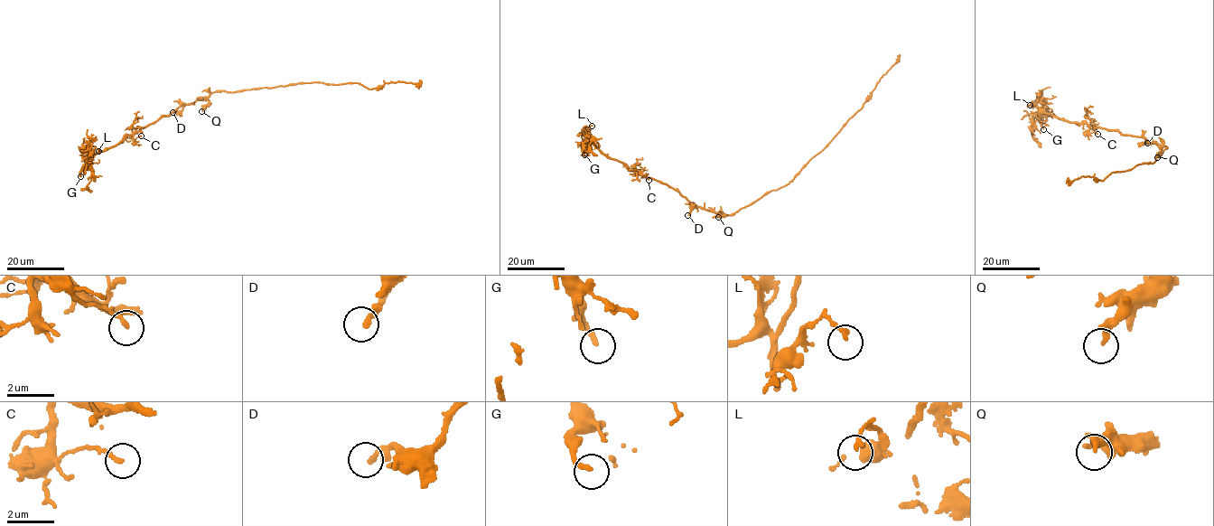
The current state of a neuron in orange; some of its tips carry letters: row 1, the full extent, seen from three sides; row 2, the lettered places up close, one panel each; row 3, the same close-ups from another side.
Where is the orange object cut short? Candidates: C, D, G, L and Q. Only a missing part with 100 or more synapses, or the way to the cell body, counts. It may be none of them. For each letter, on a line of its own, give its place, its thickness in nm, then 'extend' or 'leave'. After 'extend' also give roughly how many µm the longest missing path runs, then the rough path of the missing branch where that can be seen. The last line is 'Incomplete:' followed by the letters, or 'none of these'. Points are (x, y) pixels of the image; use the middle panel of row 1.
C: place (649, 180); calibre 180 nm; leave
D: place (687, 215); calibre 200 nm; leave
G: place (584, 154); calibre 220 nm; leave
L: place (592, 126); calibre 170 nm; leave
Q: place (718, 217); calibre 200 nm; leave
Incomplete: none of these

